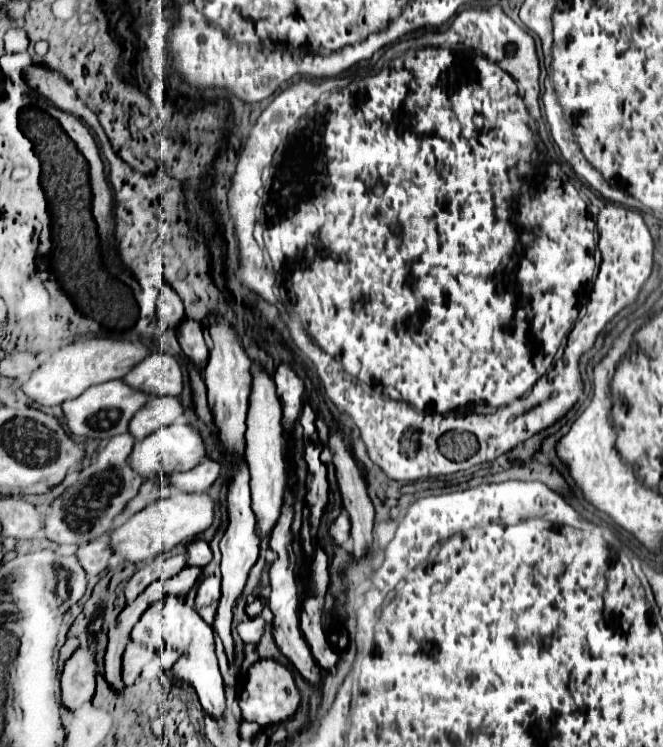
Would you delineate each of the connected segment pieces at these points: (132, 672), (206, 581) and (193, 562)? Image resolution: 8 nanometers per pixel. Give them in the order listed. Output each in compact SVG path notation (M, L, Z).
M129 642L127 648L125 648L125 654L123 654L123 662L121 662L121 682L123 686L131 686L141 668L155 656L155 652L151 652L149 648L141 648L141 644L133 644Z
M203 576L197 588L197 604L207 606L221 596L221 576Z
M189 540L185 544L185 550L187 550L187 566L203 568L205 564L211 562L211 548L205 540Z

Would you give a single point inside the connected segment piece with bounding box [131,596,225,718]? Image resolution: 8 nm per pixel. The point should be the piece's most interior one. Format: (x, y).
(174, 625)

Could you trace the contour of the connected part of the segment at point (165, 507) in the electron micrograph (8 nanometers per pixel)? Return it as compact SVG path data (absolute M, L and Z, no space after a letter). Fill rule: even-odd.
M173 492L169 498L159 498L157 502L149 504L141 512L133 514L125 524L111 532L111 550L121 554L127 562L145 562L155 558L161 552L169 552L179 542L185 542L205 528L213 524L213 500L207 494L185 494Z

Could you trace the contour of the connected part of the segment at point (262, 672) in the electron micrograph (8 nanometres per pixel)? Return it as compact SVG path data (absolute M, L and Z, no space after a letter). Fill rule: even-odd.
M271 658L257 660L247 670L245 682L239 692L239 706L241 706L243 720L257 722L259 726L269 726L269 724L275 724L281 720L289 720L289 716L293 716L299 708L299 692L295 688L291 672L283 664L279 664Z

